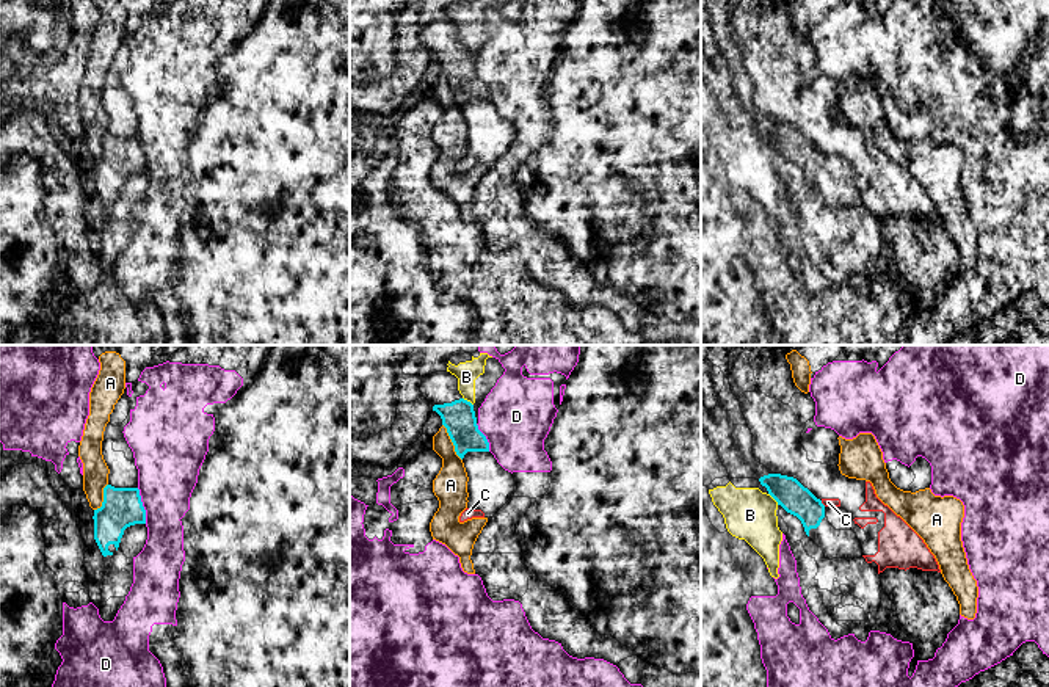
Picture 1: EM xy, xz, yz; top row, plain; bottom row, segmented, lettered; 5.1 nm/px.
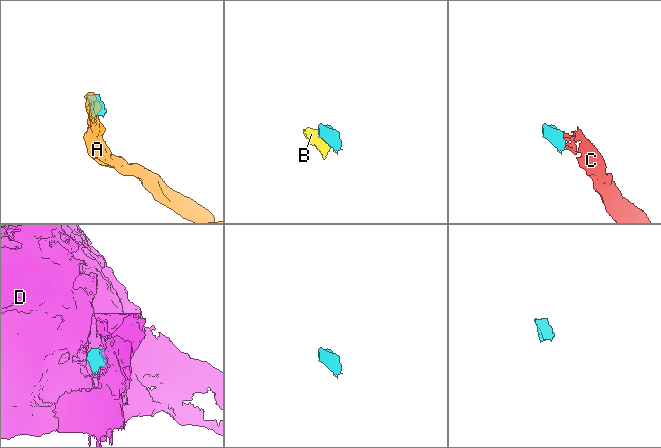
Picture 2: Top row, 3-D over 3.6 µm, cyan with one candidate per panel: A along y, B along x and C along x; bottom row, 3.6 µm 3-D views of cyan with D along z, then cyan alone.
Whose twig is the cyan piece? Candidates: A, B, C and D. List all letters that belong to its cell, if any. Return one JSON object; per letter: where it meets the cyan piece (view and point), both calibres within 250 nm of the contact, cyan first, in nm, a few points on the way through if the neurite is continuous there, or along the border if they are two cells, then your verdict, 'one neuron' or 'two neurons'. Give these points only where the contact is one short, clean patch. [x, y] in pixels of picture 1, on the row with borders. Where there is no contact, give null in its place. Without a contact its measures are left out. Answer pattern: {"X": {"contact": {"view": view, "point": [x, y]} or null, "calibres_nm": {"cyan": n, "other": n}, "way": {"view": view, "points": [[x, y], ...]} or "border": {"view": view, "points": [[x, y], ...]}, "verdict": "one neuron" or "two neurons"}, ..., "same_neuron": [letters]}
{"A": {"contact": {"view": "xz", "point": [452, 441]}, "calibres_nm": {"cyan": 170, "other": 180}, "border": {"view": "xz", "points": [[442, 424], [455, 454], [461, 460]]}, "verdict": "two neurons"}, "B": {"contact": {"view": "yz", "point": [773, 497]}, "calibres_nm": {"cyan": 160, "other": 260}, "border": {"view": "yz", "points": [[769, 493], [778, 504]]}, "verdict": "two neurons"}, "C": {"contact": {"view": "yz", "point": [822, 504]}, "calibres_nm": {"cyan": 160, "other": 50}, "border": {"view": "yz", "points": [[820, 501], [825, 505]]}, "verdict": "two neurons"}, "D": {"contact": {"view": "xy", "point": [141, 505]}, "calibres_nm": {"cyan": 200, "other": 320}, "border": {"view": "xy", "points": [[137, 488], [146, 523]]}, "verdict": "two neurons"}, "same_neuron": []}

